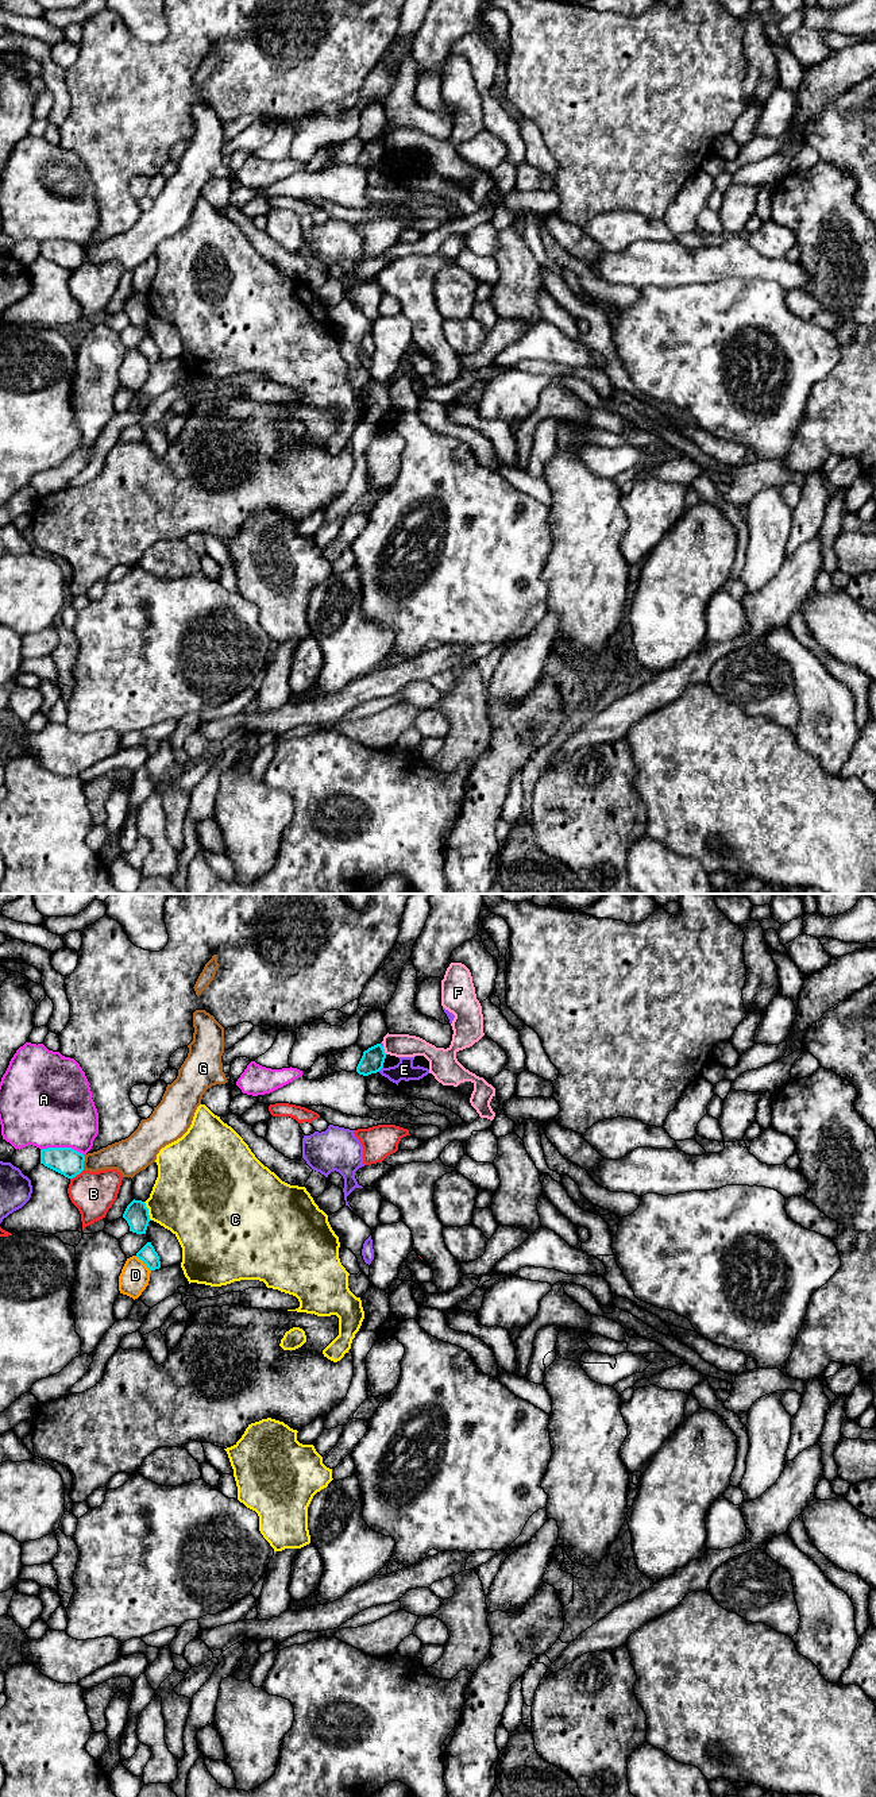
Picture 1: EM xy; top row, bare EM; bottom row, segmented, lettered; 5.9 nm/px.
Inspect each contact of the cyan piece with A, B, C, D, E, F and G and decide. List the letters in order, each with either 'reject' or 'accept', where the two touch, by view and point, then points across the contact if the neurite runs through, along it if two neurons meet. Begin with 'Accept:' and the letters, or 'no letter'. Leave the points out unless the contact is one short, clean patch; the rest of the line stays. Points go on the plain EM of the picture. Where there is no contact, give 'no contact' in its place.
Accept: no letter
A: reject; contact xy (62, 240)
B: reject; contact xy (77, 266)
C: reject; contact xy (147, 304)
D: reject; contact xy (143, 354); border xy (135, 349), (150, 363)
E: reject; contact xy (379, 162)
F: reject; contact xy (384, 143); border xy (382, 139), (386, 146)
G: reject; contact xy (84, 253)

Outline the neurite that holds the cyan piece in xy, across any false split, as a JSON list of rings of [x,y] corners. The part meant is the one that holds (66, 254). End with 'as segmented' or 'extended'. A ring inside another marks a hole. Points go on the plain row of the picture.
[[[47,240],[40,243],[40,257],[73,271],[84,263],[85,248],[72,240]]]; as segmented

